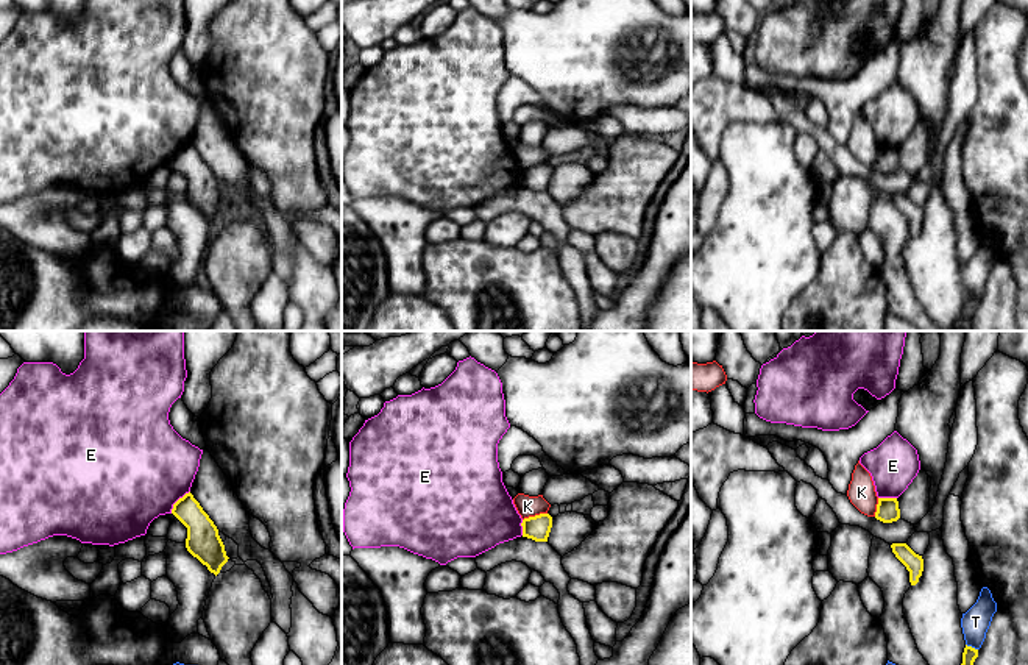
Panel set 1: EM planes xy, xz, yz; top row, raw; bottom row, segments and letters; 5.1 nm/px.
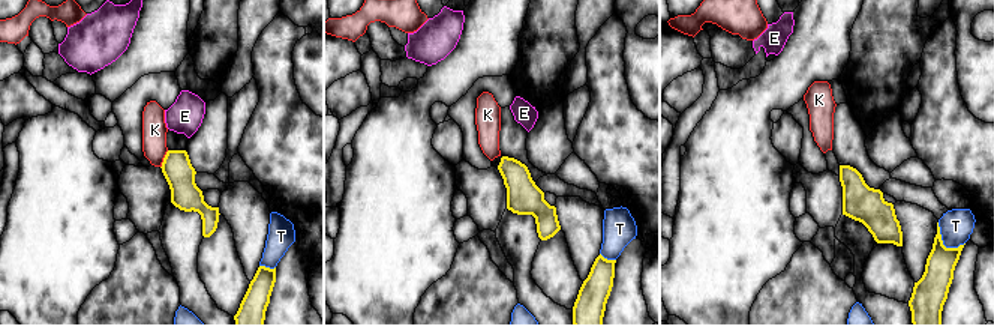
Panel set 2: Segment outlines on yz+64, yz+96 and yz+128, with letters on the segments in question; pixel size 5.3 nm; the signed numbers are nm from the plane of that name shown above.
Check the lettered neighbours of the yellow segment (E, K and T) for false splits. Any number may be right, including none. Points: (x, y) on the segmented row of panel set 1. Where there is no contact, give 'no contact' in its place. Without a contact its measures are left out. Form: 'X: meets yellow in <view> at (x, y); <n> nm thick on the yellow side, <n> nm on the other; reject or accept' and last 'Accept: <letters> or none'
E: meets yellow in xy at (177, 501); 180 nm thick on the yellow side, 500 nm on the other; reject
K: meets yellow in xz at (535, 515); 130 nm thick on the yellow side, 110 nm on the other; reject
T: meets yellow in yz at (971, 647); 70 nm thick on the yellow side, 150 nm on the other; reject
Accept: none

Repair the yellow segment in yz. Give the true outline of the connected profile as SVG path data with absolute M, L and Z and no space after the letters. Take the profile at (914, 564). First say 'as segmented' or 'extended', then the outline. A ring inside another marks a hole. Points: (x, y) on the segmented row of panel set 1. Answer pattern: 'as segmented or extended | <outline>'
as segmented | M892 543L892 553L909 571L909 582L916 585L923 571L923 559L916 554L906 543Z

